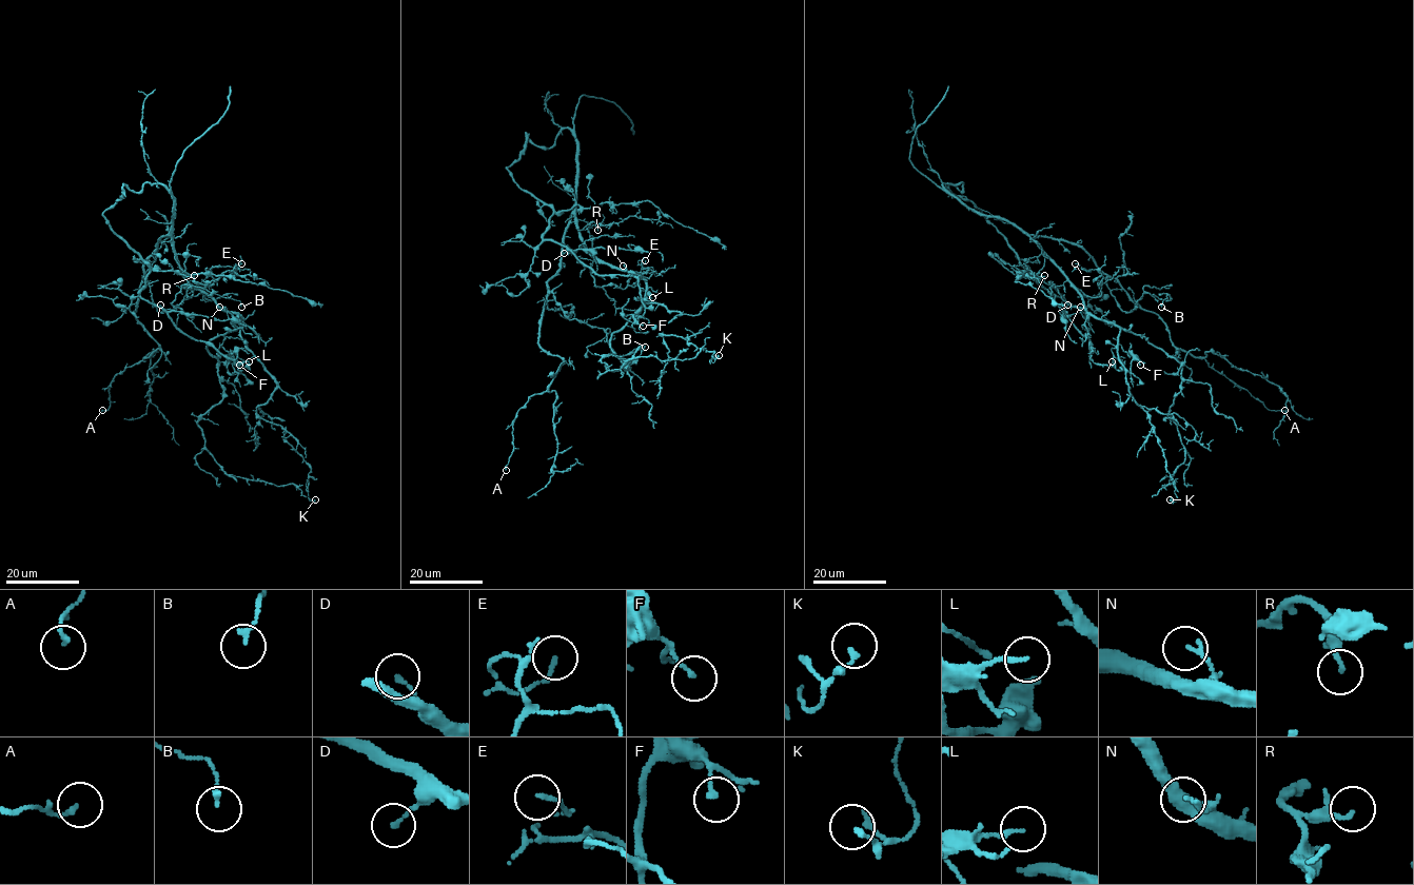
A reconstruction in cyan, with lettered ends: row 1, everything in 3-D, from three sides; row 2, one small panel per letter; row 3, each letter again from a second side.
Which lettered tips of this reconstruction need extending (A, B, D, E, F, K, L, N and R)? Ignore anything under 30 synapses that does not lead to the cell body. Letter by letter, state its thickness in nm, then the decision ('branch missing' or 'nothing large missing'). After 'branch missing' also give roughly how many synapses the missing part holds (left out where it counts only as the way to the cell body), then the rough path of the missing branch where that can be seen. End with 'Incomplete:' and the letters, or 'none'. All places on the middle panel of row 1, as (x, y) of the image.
A: calibre 140 nm; nothing large missing
B: calibre 160 nm; nothing large missing
D: calibre 130 nm; nothing large missing
E: calibre 130 nm; nothing large missing
F: calibre 160 nm; nothing large missing
K: calibre 160 nm; nothing large missing
L: calibre 160 nm; nothing large missing
N: calibre 140 nm; nothing large missing
R: calibre 170 nm; nothing large missing
Incomplete: none

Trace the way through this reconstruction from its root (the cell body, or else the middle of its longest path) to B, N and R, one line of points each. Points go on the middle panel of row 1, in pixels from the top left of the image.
B: (583, 239), (572, 215), (562, 267), (548, 281), (548, 290), (571, 319), (602, 328), (616, 355), (645, 347)
N: (583, 239), (586, 248), (601, 260), (624, 270), (623, 266)
R: (583, 239), (578, 230), (593, 222), (597, 230)

